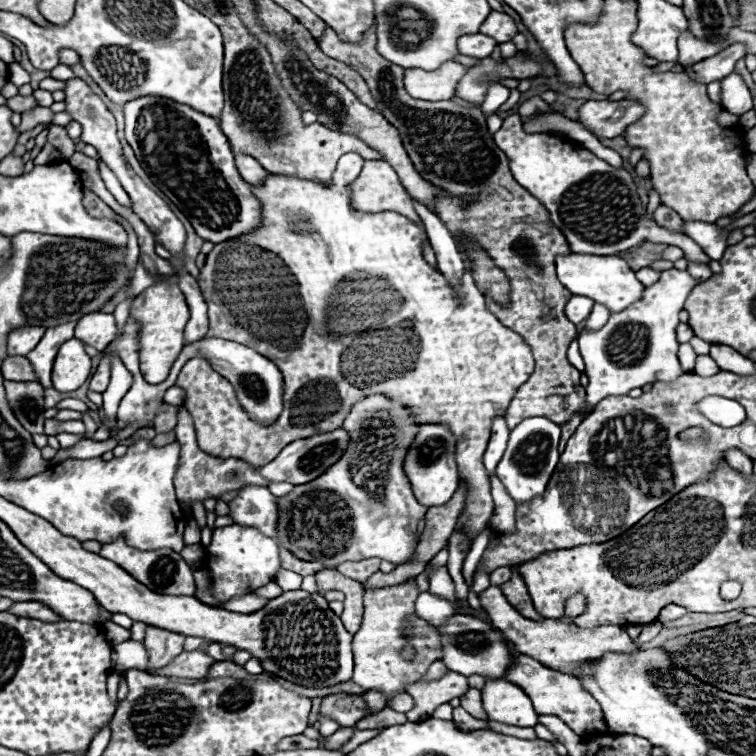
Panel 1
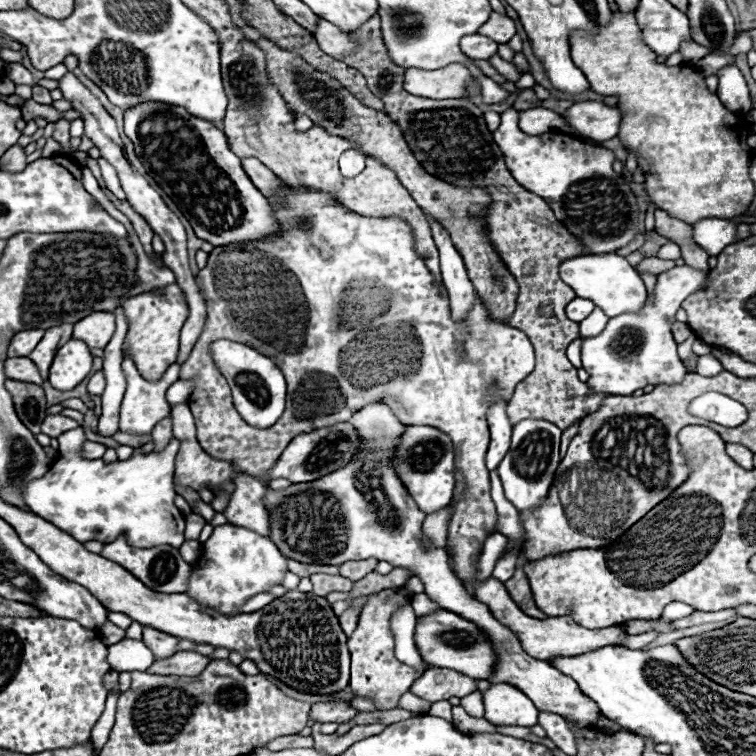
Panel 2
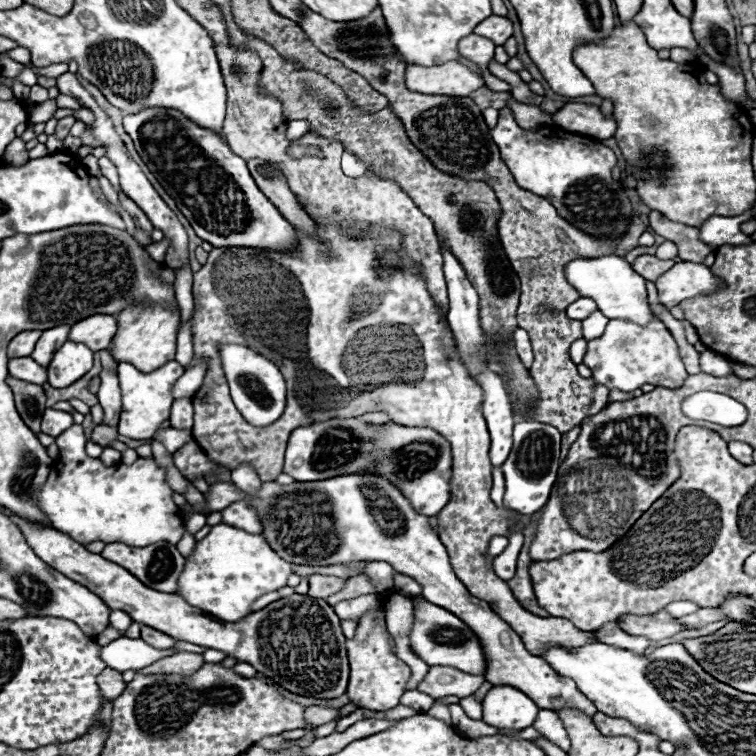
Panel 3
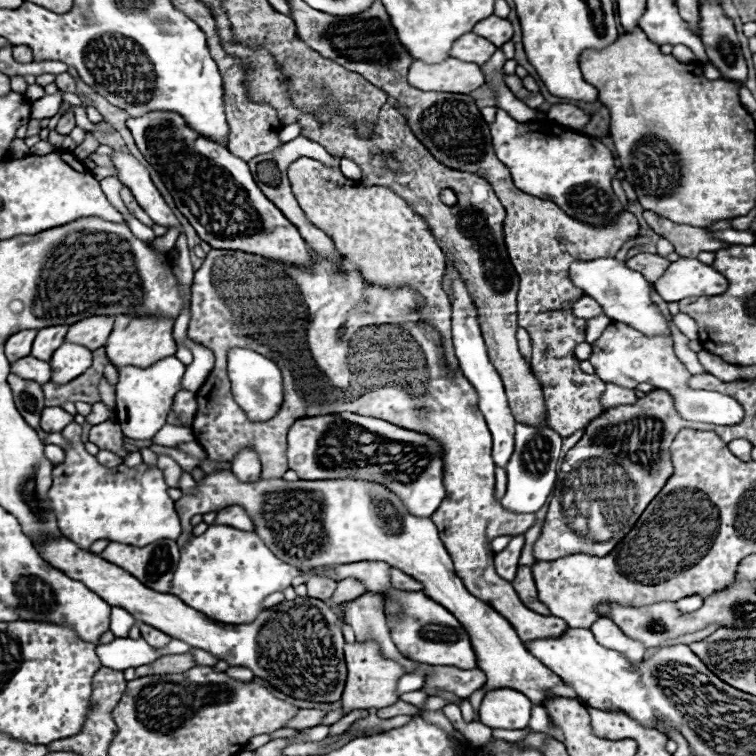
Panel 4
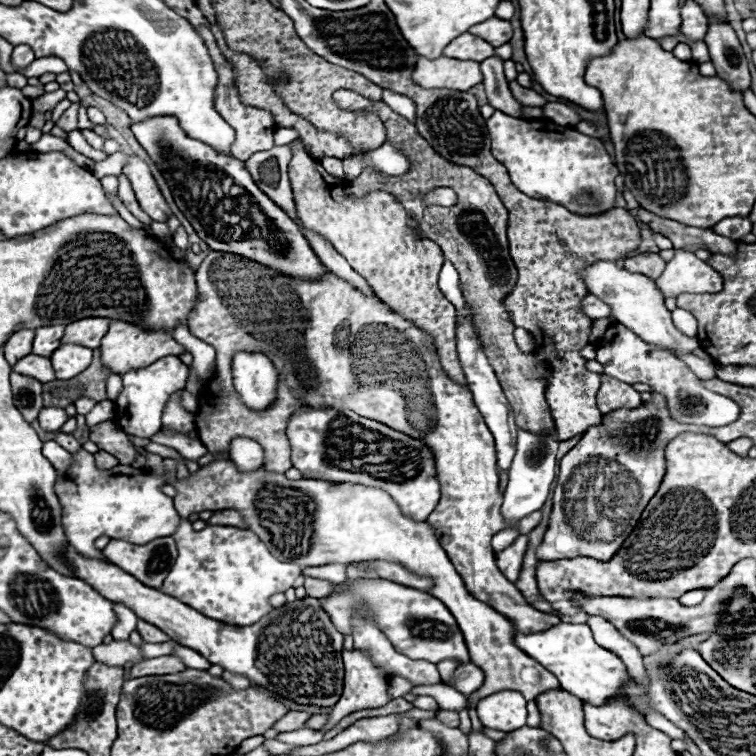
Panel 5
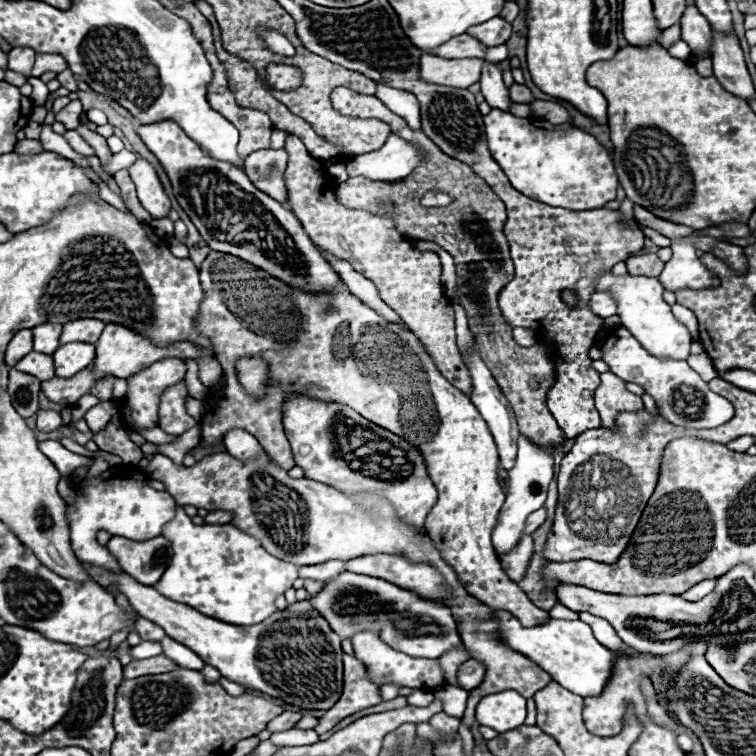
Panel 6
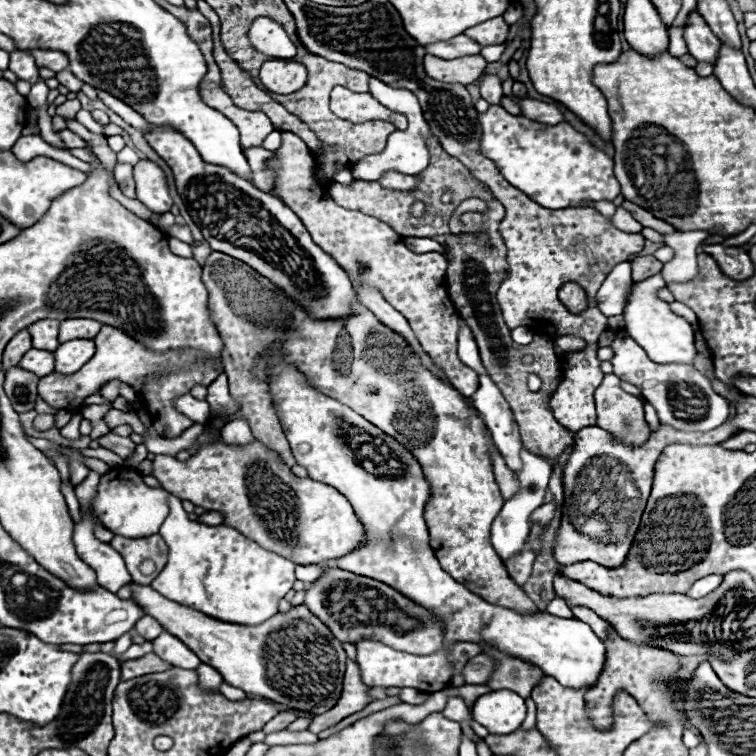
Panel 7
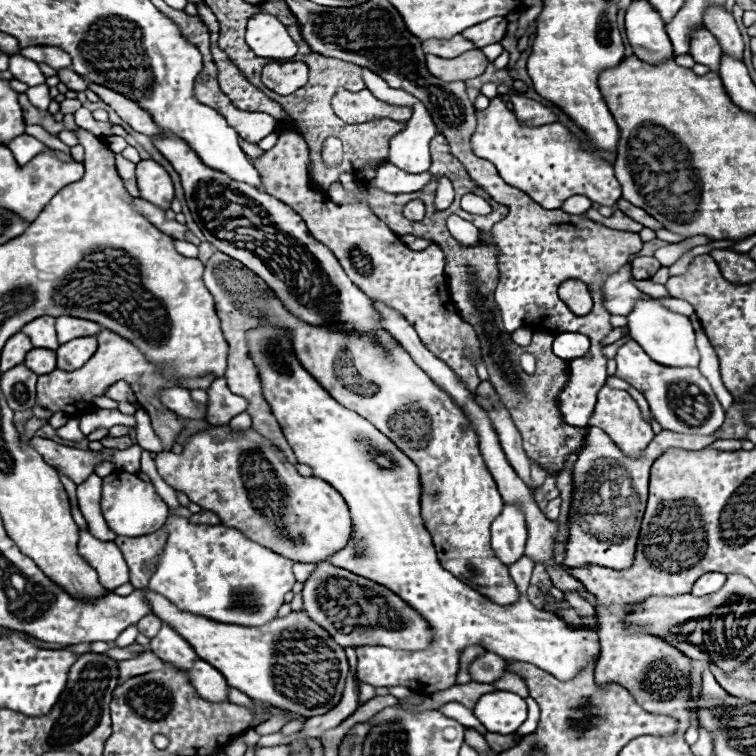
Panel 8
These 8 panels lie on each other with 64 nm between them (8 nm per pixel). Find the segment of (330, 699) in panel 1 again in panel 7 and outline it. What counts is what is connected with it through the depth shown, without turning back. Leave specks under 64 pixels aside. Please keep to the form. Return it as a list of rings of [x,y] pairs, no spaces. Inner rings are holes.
[[[280,712],[278,716],[274,716],[264,728],[262,728],[262,732],[266,732],[266,734],[270,734],[270,732],[278,732],[278,730],[284,730],[284,728],[288,728],[288,724],[290,722],[294,722],[298,718],[298,714],[296,712]]]

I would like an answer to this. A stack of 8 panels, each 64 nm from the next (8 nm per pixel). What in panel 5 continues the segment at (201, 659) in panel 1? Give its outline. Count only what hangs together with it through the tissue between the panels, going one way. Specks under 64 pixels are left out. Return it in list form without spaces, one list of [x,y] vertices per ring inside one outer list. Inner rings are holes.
[[[158,656],[158,658],[144,660],[140,664],[134,664],[130,670],[130,676],[142,678],[142,676],[152,676],[152,674],[174,674],[174,672],[182,672],[182,670],[186,670],[182,658]]]

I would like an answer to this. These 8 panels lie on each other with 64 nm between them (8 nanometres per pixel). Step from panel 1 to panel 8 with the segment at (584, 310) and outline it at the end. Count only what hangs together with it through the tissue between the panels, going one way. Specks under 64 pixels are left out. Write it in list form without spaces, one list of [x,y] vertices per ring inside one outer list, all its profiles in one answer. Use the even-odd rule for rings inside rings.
[[[624,264],[616,274],[612,274],[604,288],[604,308],[610,314],[618,316],[628,316],[636,304],[636,300],[642,296],[640,290],[632,284],[632,274],[630,274],[630,264]]]

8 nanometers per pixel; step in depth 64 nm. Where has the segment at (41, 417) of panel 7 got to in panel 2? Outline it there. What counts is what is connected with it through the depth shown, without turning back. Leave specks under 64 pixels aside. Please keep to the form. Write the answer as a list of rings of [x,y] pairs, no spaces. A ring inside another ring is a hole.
[[[54,414],[54,416],[46,416],[46,420],[42,422],[42,432],[52,436],[52,438],[58,438],[60,434],[68,432],[68,430],[76,430],[80,428],[80,424],[72,418],[64,418],[60,414]]]

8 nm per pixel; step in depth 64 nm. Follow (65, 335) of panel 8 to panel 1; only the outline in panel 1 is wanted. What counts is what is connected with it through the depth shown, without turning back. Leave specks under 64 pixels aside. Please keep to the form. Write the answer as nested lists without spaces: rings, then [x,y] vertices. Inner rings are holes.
[[[92,312],[80,318],[74,338],[82,340],[88,346],[94,346],[96,350],[104,350],[118,334],[118,326],[114,320],[114,314],[104,314],[104,312]]]

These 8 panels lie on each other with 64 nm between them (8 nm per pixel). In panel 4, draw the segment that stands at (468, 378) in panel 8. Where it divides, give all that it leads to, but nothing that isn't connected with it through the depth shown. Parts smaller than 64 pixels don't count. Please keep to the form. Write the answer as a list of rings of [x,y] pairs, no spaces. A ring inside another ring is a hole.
[[[298,158],[288,166],[288,179],[292,192],[308,216],[308,220],[324,230],[336,244],[338,252],[350,258],[362,274],[380,286],[410,286],[418,290],[426,306],[420,310],[444,336],[444,356],[450,368],[458,366],[450,334],[450,300],[442,288],[446,257],[422,216],[418,216],[404,198],[396,196],[390,188],[362,186],[346,178],[340,168],[324,166],[312,158]]]

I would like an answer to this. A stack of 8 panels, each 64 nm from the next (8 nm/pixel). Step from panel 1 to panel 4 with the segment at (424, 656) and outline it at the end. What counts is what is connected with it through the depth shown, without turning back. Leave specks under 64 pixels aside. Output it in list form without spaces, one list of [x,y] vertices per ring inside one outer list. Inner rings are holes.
[[[370,640],[370,642],[346,644],[344,652],[346,652],[346,664],[348,664],[348,680],[342,694],[342,710],[346,712],[358,710],[358,708],[380,710],[382,706],[392,706],[394,702],[400,700],[396,688],[398,688],[398,680],[406,674],[406,670],[402,670],[398,662],[390,658],[382,658],[382,650],[378,642]]]

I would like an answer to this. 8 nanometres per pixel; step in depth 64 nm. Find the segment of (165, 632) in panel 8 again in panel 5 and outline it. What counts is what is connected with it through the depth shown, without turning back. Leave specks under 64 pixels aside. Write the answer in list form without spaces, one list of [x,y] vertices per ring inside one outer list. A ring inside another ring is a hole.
[[[186,646],[176,648],[176,652],[174,652],[174,654],[176,654],[176,656],[180,656],[188,668],[196,668],[196,670],[208,670],[208,668],[212,666],[212,664],[210,664],[206,658],[202,658],[202,654],[198,654],[196,650],[190,650],[190,648],[186,648]]]

